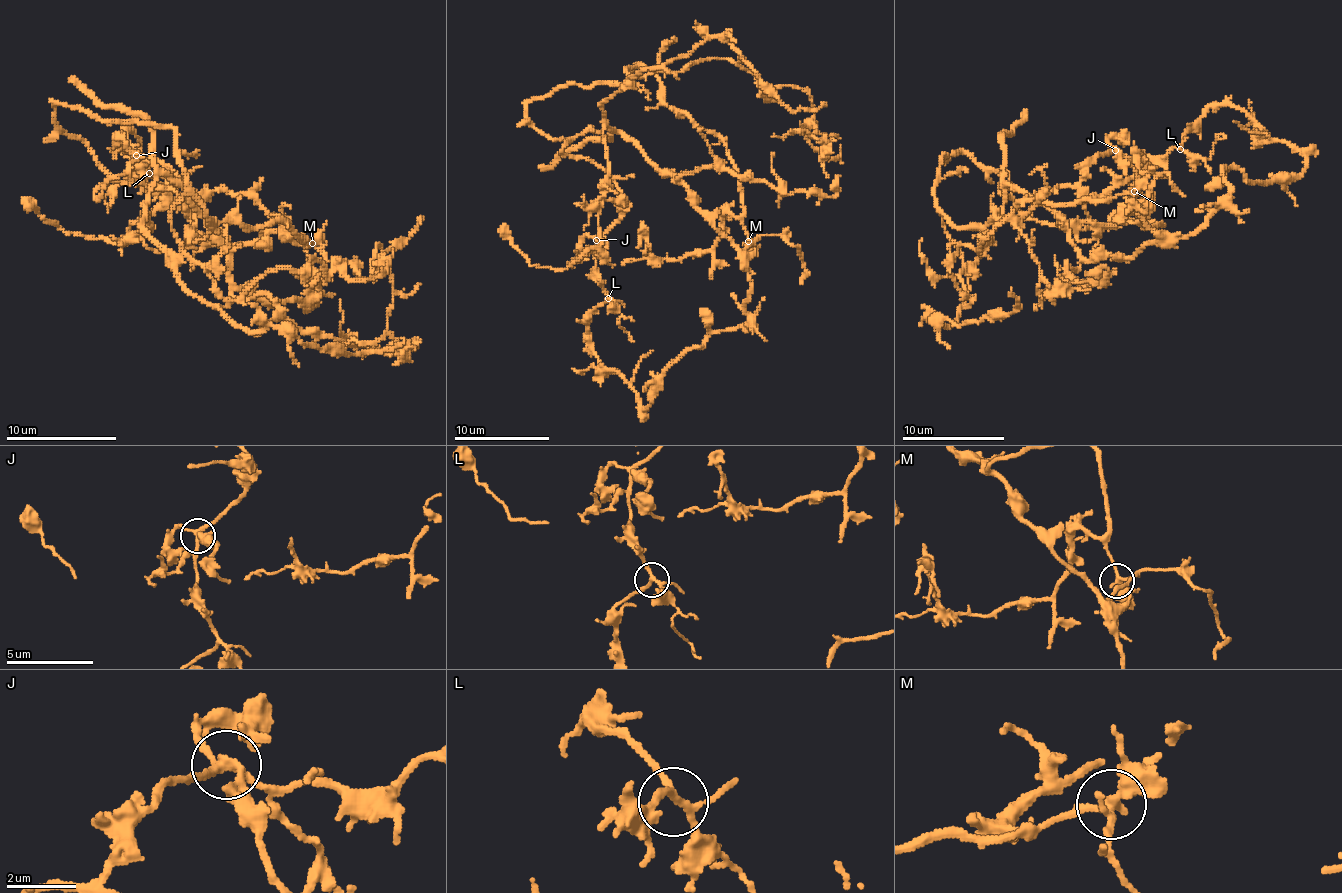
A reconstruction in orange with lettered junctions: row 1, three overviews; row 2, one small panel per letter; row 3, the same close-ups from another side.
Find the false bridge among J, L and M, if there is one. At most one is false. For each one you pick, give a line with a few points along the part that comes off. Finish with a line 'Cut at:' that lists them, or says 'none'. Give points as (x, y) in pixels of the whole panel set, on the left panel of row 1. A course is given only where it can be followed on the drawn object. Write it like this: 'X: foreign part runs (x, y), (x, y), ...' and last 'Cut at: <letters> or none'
J: foreign part runs (135, 155), (166, 188), (97, 198), (55, 105), (174, 129), (171, 227), (224, 298), (387, 262), (407, 359)
Cut at: J

